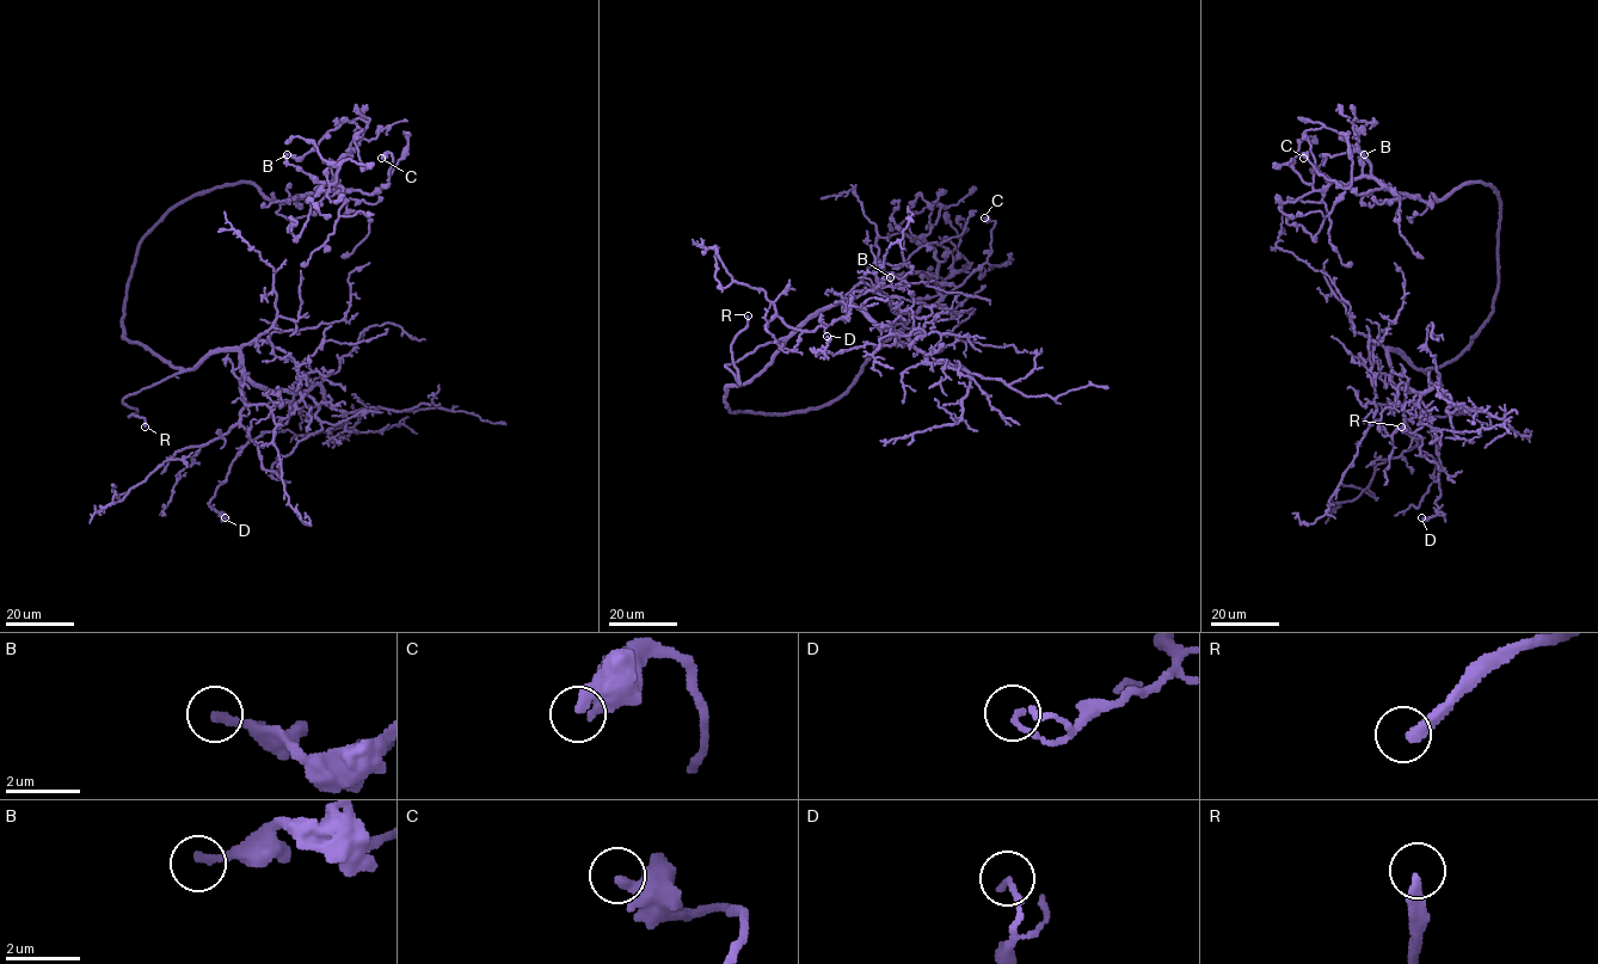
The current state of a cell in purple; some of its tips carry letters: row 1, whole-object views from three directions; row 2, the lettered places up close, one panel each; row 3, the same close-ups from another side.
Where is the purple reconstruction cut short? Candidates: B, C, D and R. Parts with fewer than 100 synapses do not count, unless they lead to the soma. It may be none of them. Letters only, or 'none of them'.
R

